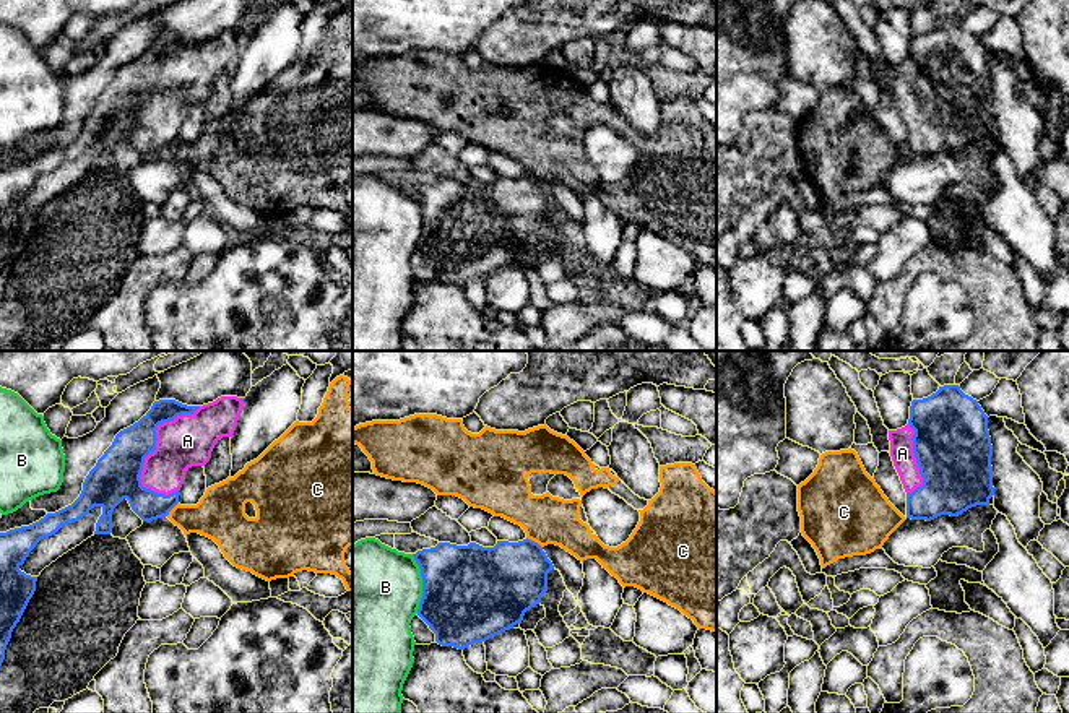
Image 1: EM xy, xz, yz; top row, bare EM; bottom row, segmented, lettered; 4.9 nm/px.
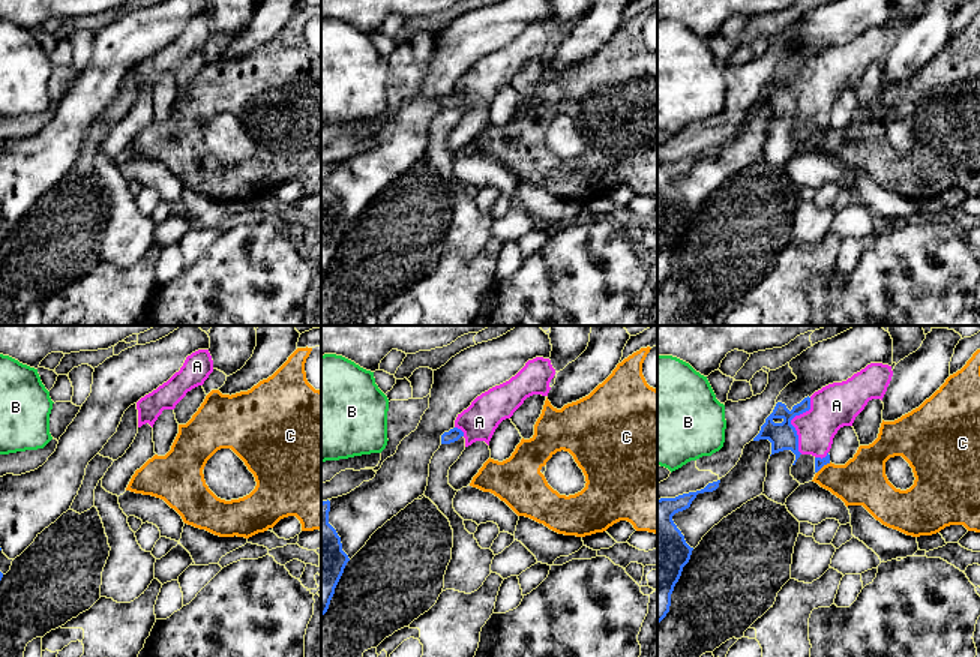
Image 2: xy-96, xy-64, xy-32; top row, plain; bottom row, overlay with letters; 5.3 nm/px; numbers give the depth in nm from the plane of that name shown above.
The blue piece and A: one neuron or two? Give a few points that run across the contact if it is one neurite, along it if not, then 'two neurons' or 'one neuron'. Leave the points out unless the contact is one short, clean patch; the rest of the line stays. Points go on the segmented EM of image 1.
one neuron

